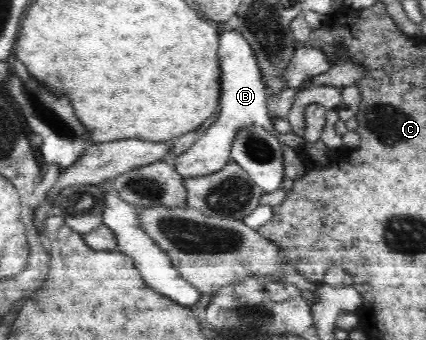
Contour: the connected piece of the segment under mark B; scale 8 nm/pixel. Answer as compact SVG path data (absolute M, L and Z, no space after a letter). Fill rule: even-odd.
M228 31L220 37L220 49L222 53L222 85L221 99L219 101L220 115L216 118L210 127L190 146L190 149L184 150L178 155L172 164L175 165L177 172L184 178L202 177L220 171L231 161L231 149L236 135L240 129L246 129L250 125L259 125L264 130L278 138L280 142L294 149L294 145L304 145L306 143L303 137L295 133L278 133L274 129L270 119L270 110L266 108L266 83L261 77L261 71L257 62L256 53L253 52L253 46L246 41L246 38L240 31Z

